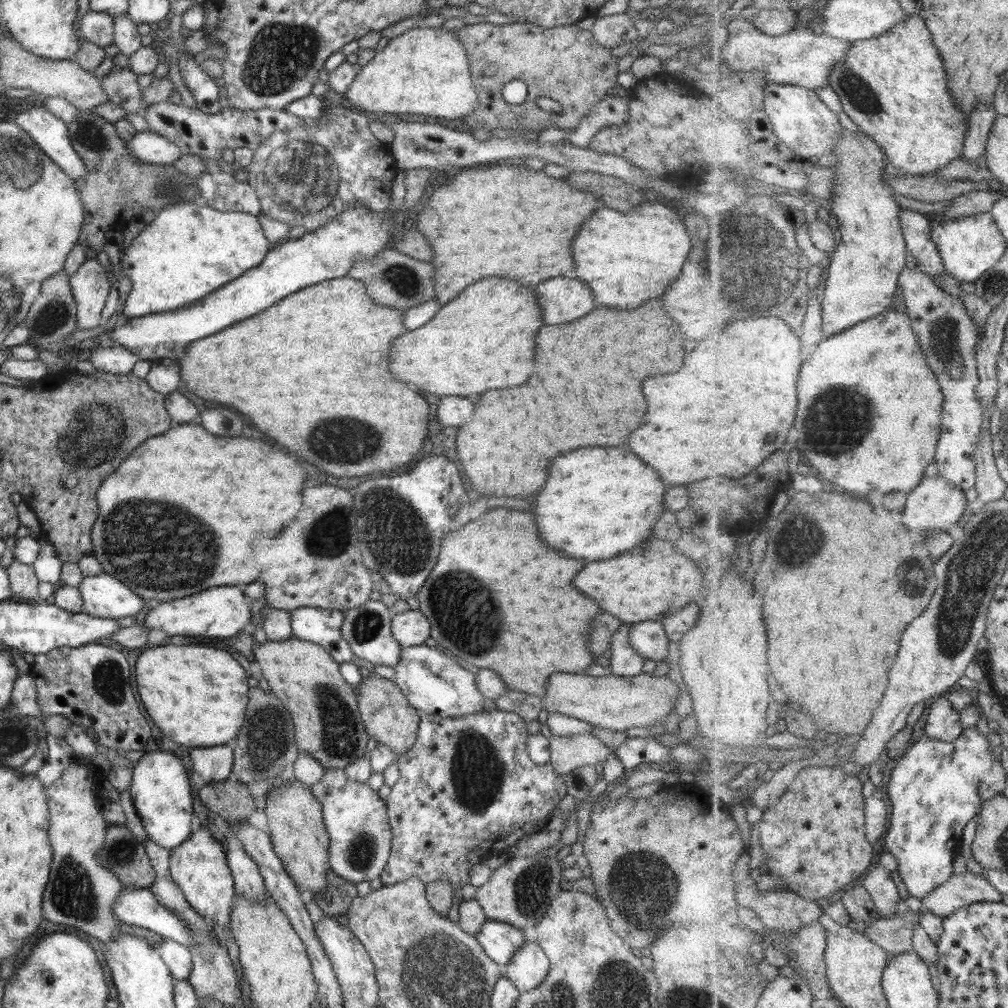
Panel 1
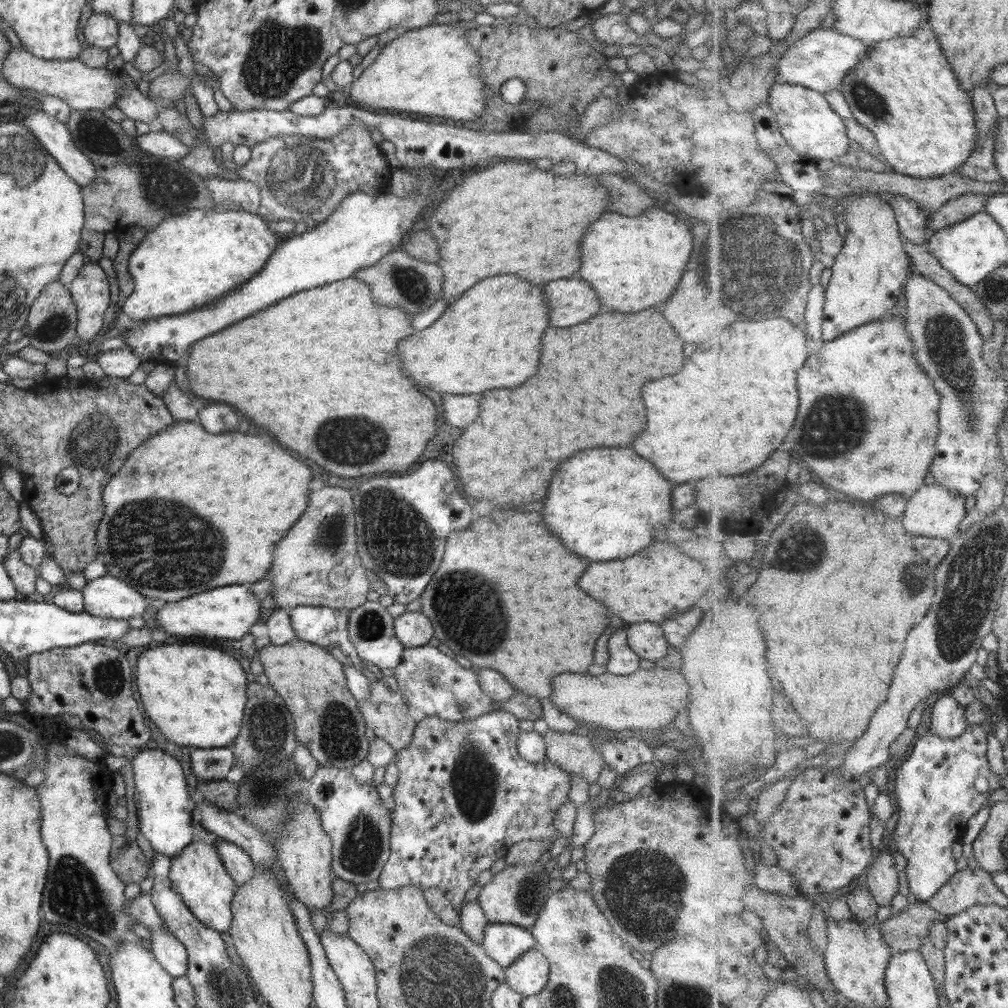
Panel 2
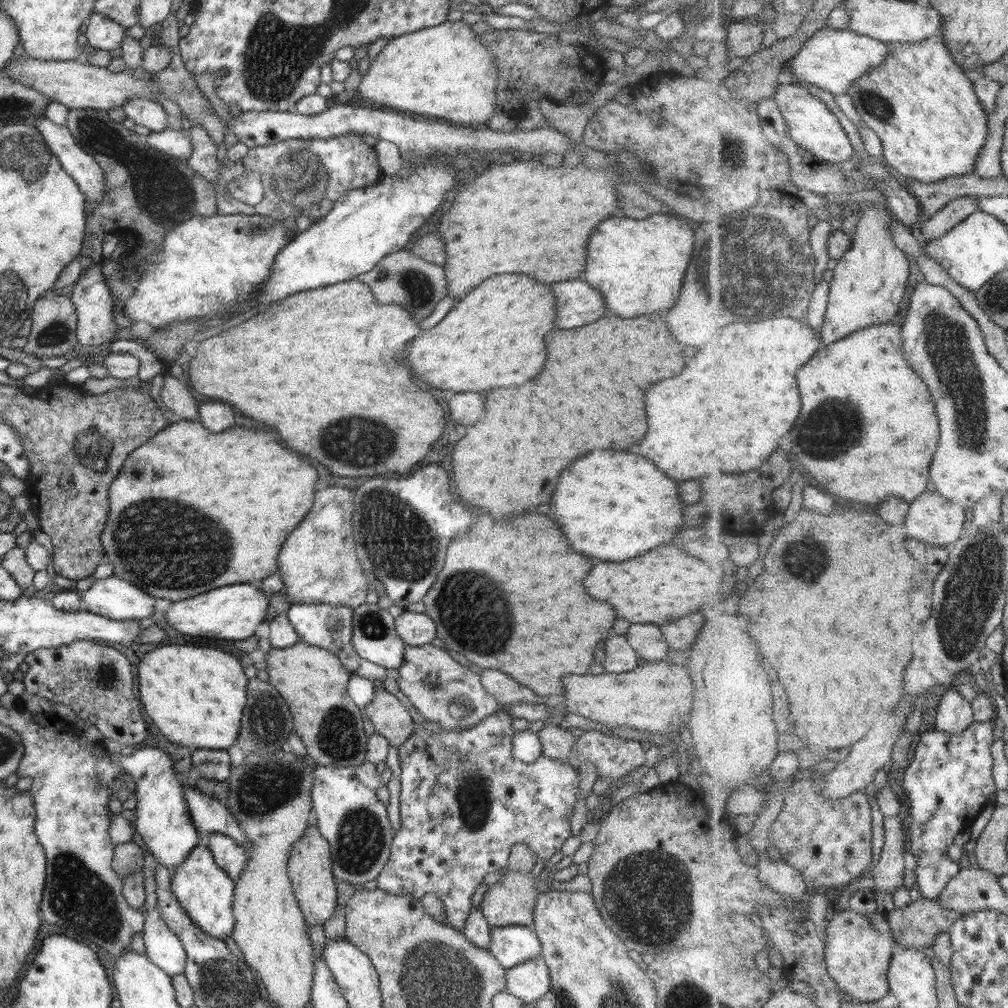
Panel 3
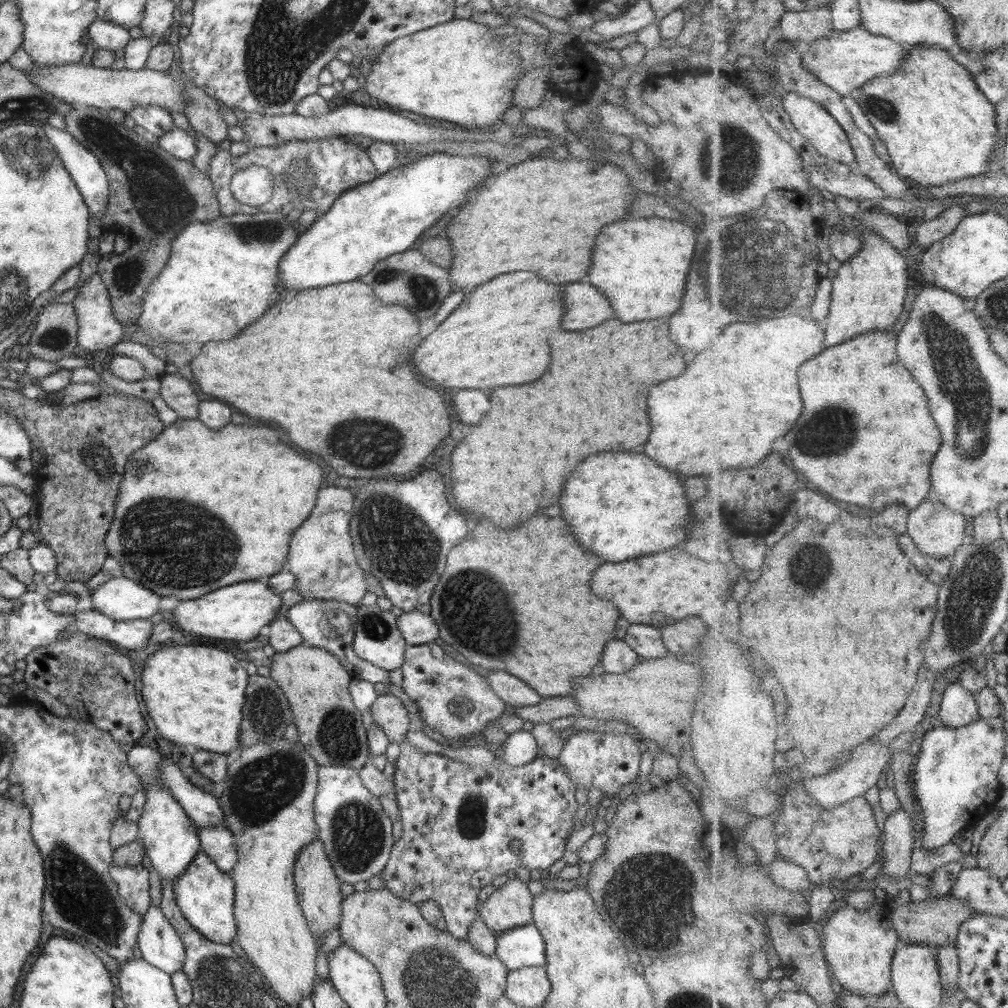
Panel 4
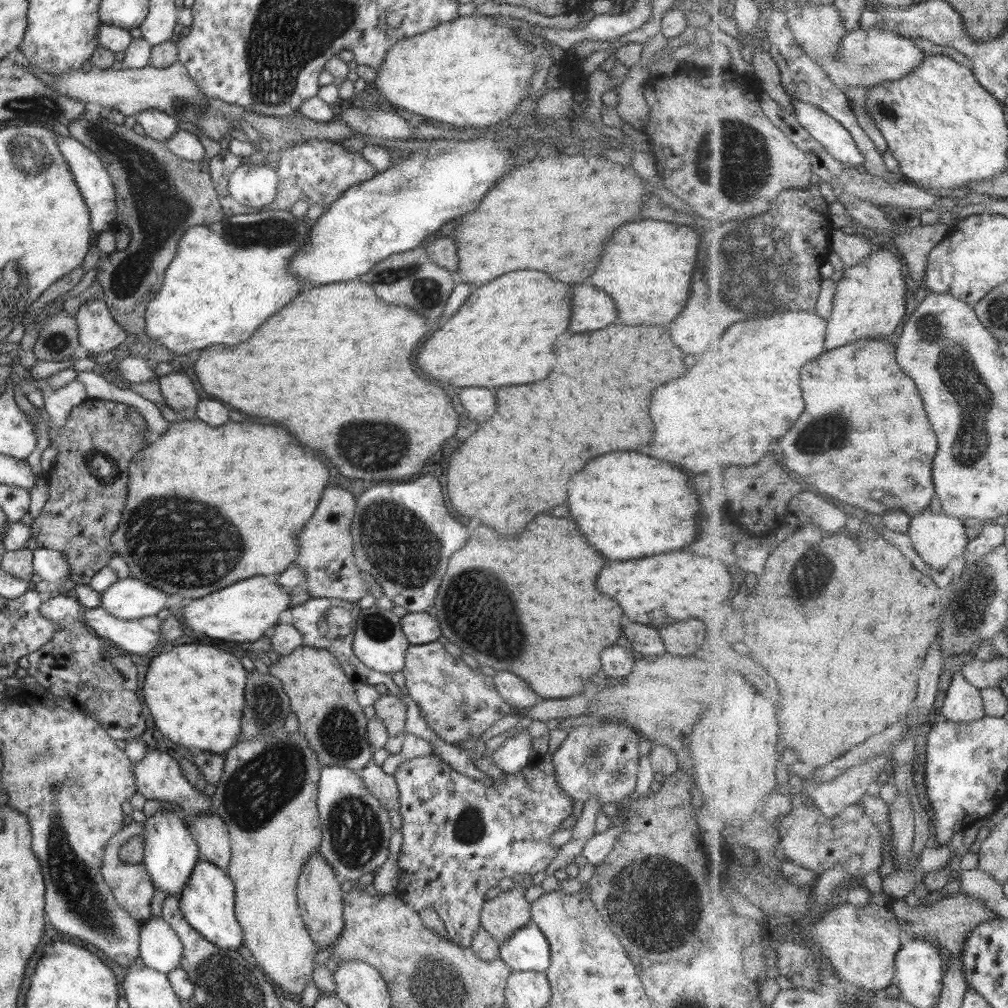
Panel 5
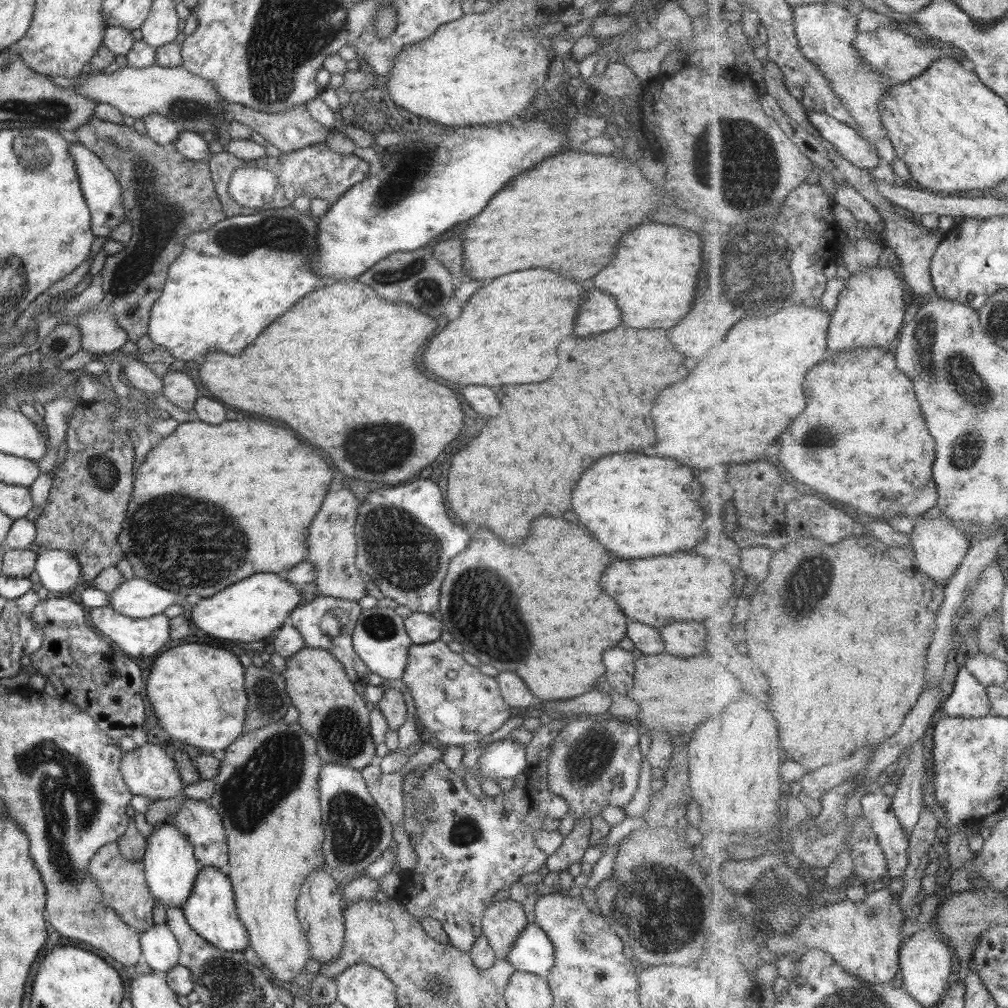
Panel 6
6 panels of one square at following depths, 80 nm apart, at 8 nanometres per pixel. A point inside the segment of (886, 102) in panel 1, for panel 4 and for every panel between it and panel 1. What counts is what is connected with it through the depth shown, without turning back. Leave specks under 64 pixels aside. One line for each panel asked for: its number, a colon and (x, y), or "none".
2: (905, 91)
3: (923, 105)
4: (938, 125)

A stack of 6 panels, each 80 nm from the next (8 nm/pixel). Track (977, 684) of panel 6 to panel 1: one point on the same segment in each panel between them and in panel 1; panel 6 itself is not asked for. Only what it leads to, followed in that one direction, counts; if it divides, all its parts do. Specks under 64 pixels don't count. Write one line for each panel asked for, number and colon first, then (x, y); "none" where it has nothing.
1: (944, 722)
2: (949, 717)
3: (954, 714)
4: (959, 708)
5: (963, 703)

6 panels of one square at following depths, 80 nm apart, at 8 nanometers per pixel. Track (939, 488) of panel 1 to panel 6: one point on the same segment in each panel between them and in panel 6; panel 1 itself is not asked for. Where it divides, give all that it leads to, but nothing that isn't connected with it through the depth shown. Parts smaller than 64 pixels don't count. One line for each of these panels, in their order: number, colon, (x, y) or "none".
2: (934, 511)
3: (934, 519)
4: (937, 530)
5: (938, 538)
6: (940, 547)

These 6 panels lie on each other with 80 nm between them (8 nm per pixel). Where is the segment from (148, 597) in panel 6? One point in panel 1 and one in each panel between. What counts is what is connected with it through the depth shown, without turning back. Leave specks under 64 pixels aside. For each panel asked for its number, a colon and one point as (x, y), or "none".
1: (102, 596)
2: (106, 597)
3: (114, 599)
4: (119, 599)
5: (126, 599)

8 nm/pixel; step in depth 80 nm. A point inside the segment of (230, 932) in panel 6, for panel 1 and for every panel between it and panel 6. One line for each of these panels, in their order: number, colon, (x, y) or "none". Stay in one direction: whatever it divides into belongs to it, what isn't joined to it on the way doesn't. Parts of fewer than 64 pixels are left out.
1: (198, 866)
2: (206, 889)
3: (204, 891)
4: (204, 894)
5: (206, 901)

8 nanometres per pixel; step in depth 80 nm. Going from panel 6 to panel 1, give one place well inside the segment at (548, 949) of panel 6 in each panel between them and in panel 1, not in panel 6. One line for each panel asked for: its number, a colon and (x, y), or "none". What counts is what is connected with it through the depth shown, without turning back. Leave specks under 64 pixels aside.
1: (499, 941)
2: (503, 943)
3: (509, 945)
4: (518, 947)
5: (526, 949)

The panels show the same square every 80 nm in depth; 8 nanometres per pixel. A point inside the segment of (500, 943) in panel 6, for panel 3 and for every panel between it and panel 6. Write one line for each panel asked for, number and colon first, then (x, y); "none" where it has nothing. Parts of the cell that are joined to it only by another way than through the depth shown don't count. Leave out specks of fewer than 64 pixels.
3: (511, 900)
4: (510, 905)
5: (508, 910)

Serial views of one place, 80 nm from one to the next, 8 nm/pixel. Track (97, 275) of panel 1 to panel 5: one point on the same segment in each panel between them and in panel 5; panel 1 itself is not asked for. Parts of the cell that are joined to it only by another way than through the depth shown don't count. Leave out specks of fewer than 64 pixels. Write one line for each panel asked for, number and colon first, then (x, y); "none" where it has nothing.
2: (89, 290)
3: (90, 296)
4: (97, 328)
5: (98, 333)

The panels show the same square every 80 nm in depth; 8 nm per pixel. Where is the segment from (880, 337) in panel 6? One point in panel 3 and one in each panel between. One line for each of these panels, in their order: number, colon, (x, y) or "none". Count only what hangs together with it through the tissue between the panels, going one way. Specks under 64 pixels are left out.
3: (869, 282)
4: (869, 292)
5: (870, 302)

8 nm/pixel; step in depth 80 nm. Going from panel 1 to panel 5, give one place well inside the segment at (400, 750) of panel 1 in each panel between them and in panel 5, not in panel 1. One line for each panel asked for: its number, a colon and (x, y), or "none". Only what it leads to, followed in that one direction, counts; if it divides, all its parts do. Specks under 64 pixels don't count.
2: (384, 711)
3: (390, 720)
4: (387, 711)
5: (390, 710)

